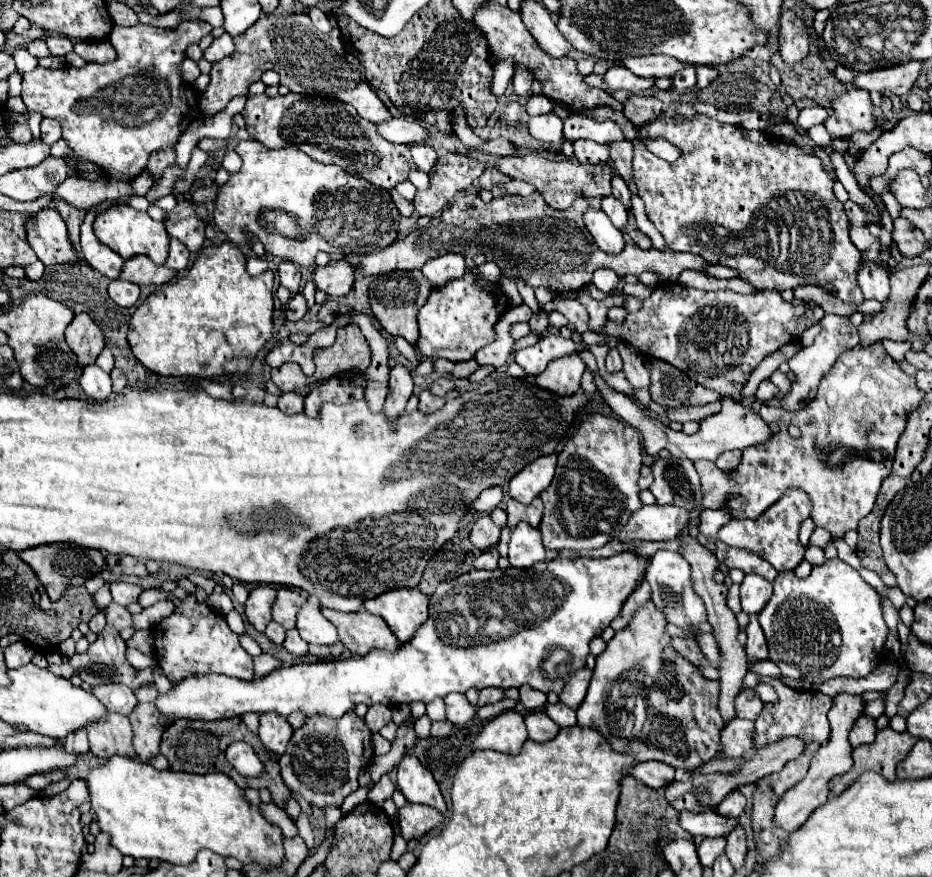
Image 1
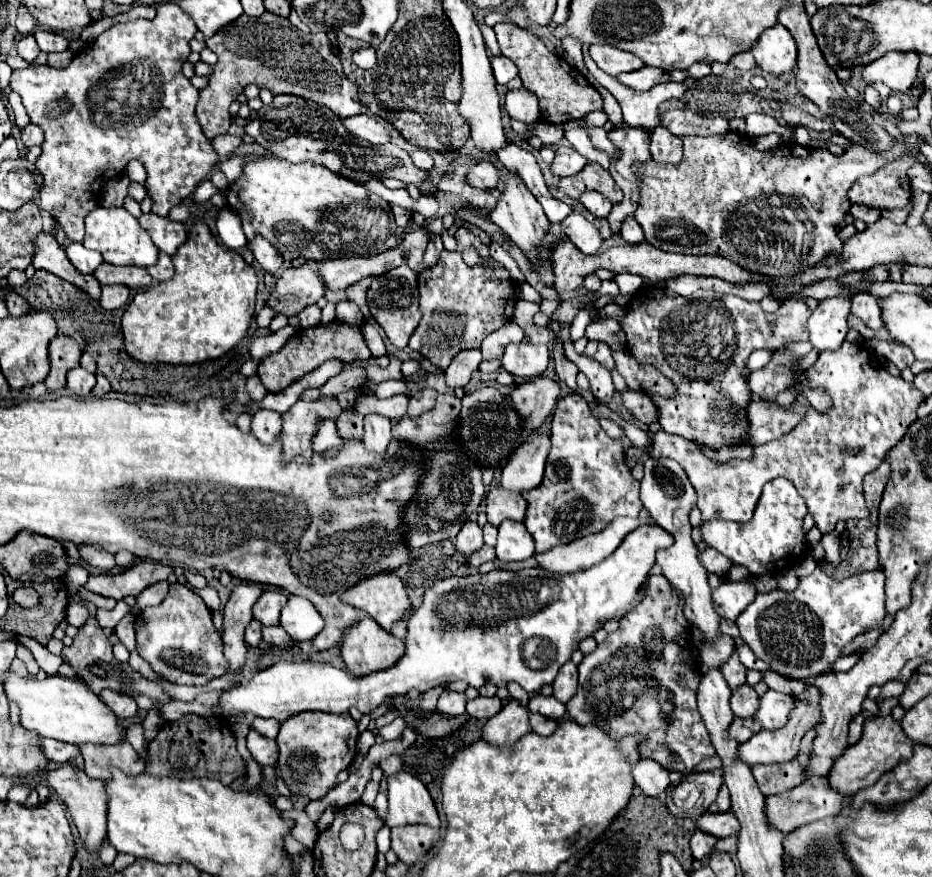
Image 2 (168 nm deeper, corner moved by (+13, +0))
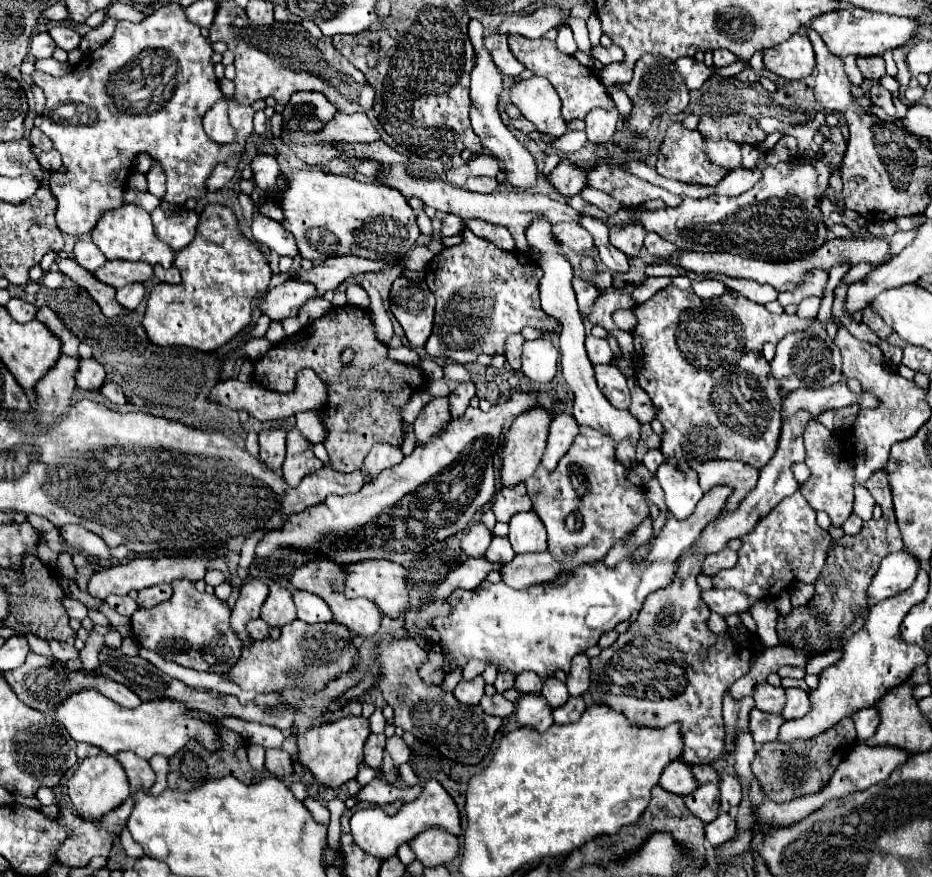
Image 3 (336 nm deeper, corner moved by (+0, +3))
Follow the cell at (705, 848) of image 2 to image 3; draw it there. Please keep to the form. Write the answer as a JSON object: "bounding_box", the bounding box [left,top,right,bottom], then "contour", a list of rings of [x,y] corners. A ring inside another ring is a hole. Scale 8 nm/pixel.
{"bounding_box":[706,814,736,848],"contour":[[[720,814],[716,820],[712,820],[710,824],[706,824],[706,840],[718,848],[722,844],[726,844],[728,840],[732,840],[736,834],[736,822],[730,814]]]}

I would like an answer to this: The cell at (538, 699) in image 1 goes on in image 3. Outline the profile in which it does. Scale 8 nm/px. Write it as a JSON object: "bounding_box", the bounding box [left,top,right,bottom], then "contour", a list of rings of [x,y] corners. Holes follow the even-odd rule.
{"bounding_box":[514,672,542,694],"contour":[[[524,672],[514,680],[514,688],[522,694],[540,694],[542,680],[534,672]]]}

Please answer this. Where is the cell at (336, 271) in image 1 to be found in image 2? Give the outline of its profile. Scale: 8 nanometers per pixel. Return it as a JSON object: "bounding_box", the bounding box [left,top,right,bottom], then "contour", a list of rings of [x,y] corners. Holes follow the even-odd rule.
{"bounding_box":[265,263,325,317],"contour":[[[305,263],[299,269],[285,269],[279,275],[275,289],[271,291],[265,305],[271,307],[275,313],[291,317],[317,303],[325,295],[325,291],[325,283],[319,277],[317,269]]]}

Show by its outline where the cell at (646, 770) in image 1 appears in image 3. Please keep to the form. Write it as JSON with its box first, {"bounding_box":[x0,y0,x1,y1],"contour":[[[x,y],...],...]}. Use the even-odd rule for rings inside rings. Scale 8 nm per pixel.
{"bounding_box":[660,760,698,796],"contour":[[[674,760],[662,770],[660,786],[678,796],[686,796],[698,786],[698,782],[694,780],[694,776],[690,774],[690,768],[682,760]]]}

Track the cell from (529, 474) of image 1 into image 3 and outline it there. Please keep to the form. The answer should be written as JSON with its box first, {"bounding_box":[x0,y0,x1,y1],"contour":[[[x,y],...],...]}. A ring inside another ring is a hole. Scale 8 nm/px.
{"bounding_box":[542,414,578,472],"contour":[[[560,414],[552,418],[550,424],[550,436],[548,436],[548,448],[542,456],[542,466],[552,472],[558,464],[558,460],[568,452],[574,436],[578,432],[578,424],[572,416],[568,414]]]}

